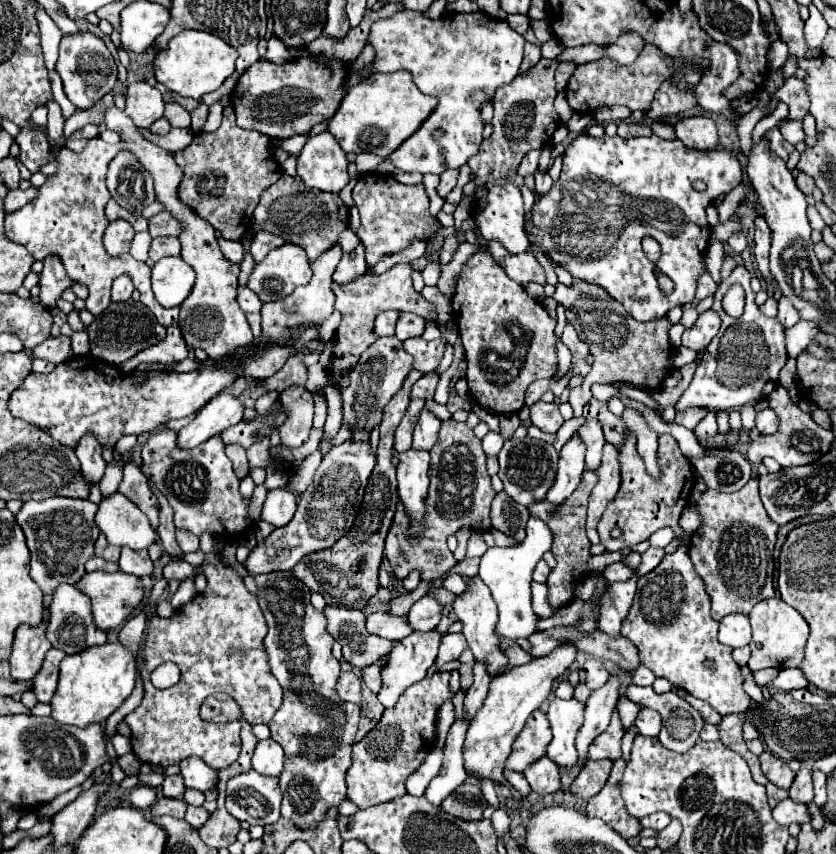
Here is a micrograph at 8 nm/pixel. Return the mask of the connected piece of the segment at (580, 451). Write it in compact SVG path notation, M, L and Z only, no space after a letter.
M576 434L560 450L556 480L546 494L546 502L550 502L552 508L558 508L578 488L584 472L584 452L586 448Z

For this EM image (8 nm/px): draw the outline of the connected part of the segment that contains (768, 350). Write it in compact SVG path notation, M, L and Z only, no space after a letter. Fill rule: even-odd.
M736 266L728 278L724 278L714 294L712 310L718 312L722 326L714 340L704 350L696 374L676 404L676 410L682 412L690 406L702 406L708 410L740 410L746 404L756 404L764 400L778 382L778 374L786 364L786 346L784 346L784 328L778 318L766 318L754 304L750 288L750 272L744 266ZM734 284L742 284L746 290L746 308L740 318L732 318L722 310L722 296Z

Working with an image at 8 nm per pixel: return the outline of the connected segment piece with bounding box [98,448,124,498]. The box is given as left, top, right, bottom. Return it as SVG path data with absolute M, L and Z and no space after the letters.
M116 448L112 450L112 456L114 456L114 462L108 462L108 464L106 464L106 474L102 476L102 482L98 482L100 492L102 492L102 498L108 498L110 494L114 494L114 492L118 490L120 480L122 480L124 460L122 460L122 456L118 454Z

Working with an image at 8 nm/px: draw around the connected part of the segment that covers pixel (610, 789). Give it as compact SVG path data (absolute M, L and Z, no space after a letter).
M616 760L606 786L594 798L588 800L586 816L604 820L612 830L622 834L622 838L632 838L632 836L640 834L642 826L640 826L638 818L628 814L628 810L622 802L622 796L620 796L622 772L624 772L624 762Z

